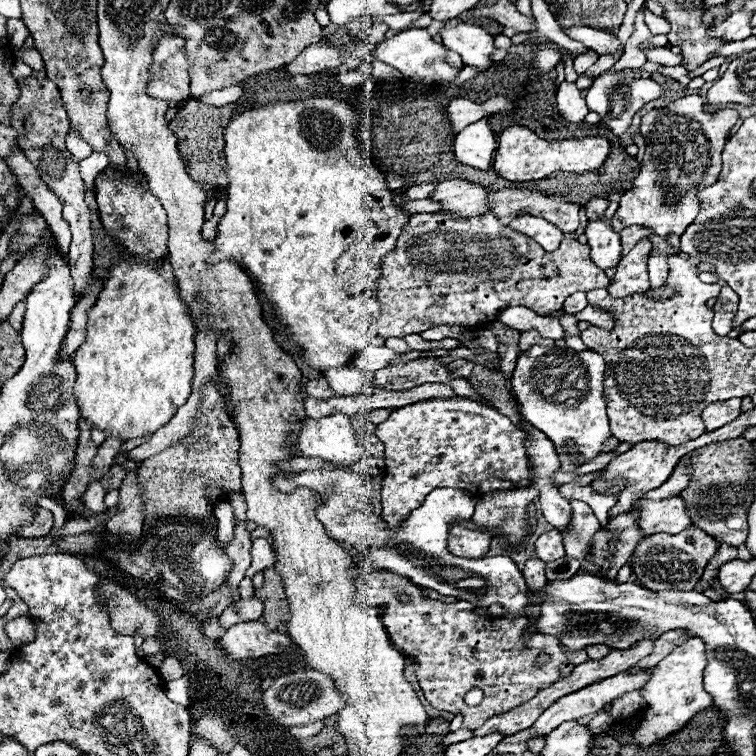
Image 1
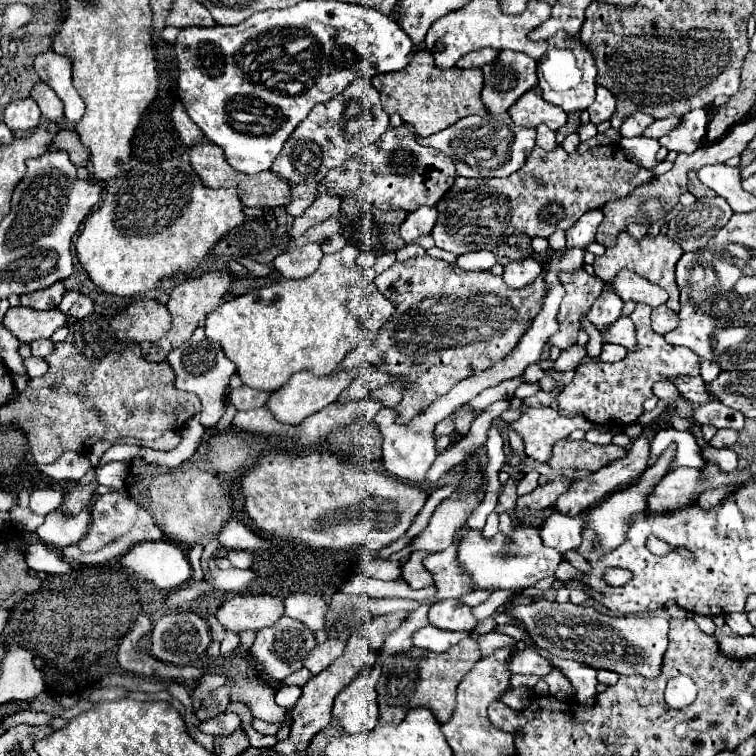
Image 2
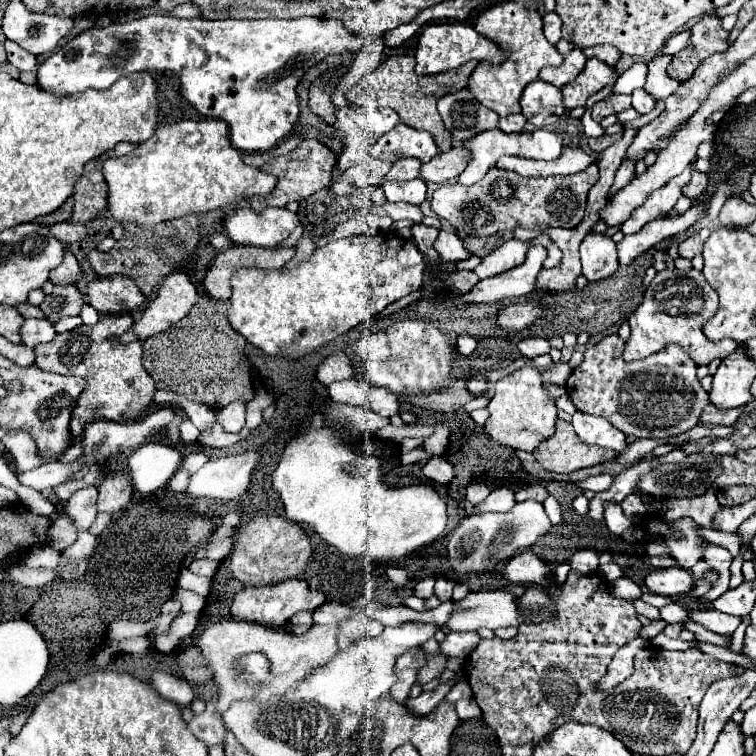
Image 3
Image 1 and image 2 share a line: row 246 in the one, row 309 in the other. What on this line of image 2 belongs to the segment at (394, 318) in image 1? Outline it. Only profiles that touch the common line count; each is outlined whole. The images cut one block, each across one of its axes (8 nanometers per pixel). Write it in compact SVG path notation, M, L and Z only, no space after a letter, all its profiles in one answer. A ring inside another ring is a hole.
M430 256L396 262L392 268L376 276L376 288L394 304L394 314L378 330L376 348L382 352L382 362L378 364L378 368L386 374L396 376L404 388L402 400L394 406L394 412L398 414L396 424L408 424L412 418L422 414L438 396L446 394L456 382L474 376L508 356L516 348L524 332L530 328L546 298L544 272L530 286L514 290L508 288L504 280L494 276L492 272L466 272L456 264L448 264ZM584 268L572 274L562 272L560 282L566 290L556 316L560 330L552 338L548 338L548 346L566 350L572 344L576 344L578 332L582 330L582 318L588 314L592 302L600 296L604 282L600 278L592 278L590 274L586 274Z

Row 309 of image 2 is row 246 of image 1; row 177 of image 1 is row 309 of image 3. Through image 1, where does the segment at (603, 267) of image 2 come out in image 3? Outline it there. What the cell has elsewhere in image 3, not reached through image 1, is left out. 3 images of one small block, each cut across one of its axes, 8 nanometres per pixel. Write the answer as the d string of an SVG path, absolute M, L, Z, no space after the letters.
M662 270L654 276L650 288L644 294L642 304L630 316L630 338L624 348L624 360L644 360L672 344L678 344L698 366L706 366L716 358L724 358L736 350L734 340L708 342L702 332L702 324L718 312L718 294L706 282L698 270Z

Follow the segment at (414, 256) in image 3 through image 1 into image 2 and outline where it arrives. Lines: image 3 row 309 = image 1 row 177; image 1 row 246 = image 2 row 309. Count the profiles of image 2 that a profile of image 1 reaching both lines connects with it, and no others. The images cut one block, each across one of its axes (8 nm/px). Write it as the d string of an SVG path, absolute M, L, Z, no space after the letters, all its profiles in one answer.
M344 246L340 252L326 254L320 268L302 280L280 280L272 286L248 292L234 300L220 304L204 320L204 334L218 342L224 354L236 364L240 380L256 390L274 392L284 386L292 374L310 370L314 376L328 376L350 350L370 348L372 340L378 337L380 326L392 316L392 302L384 298L372 282L366 282L362 268L356 264L360 250L356 246Z

